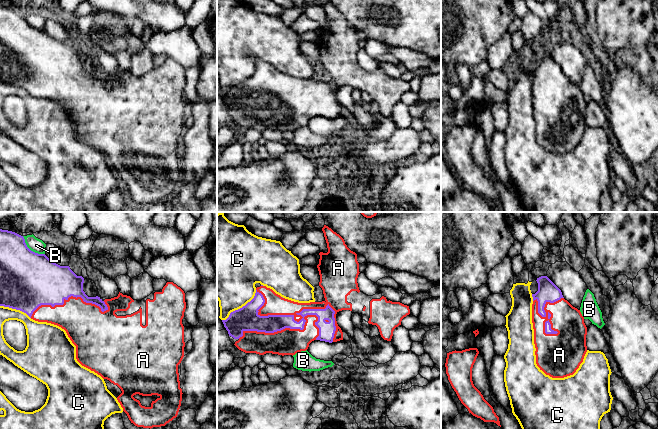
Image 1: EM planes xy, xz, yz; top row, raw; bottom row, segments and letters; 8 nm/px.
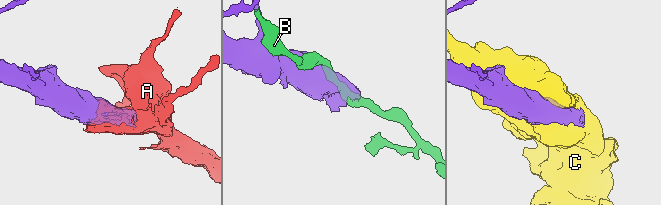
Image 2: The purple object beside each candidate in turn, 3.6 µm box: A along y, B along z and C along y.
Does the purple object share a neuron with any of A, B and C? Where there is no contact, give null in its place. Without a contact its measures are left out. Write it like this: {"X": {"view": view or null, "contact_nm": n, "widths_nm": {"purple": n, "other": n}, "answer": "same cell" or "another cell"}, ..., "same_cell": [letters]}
{"A": {"view": "xz", "contact_nm": 800, "widths_nm": {"purple": 140, "other": 160}, "answer": "same cell"}, "B": {"view": "xy", "contact_nm": 240, "widths_nm": {"purple": 460, "other": 120}, "answer": "another cell"}, "C": {"view": "xz", "contact_nm": 380, "widths_nm": {"purple": 190, "other": 400}, "answer": "another cell"}, "same_cell": ["A"]}

